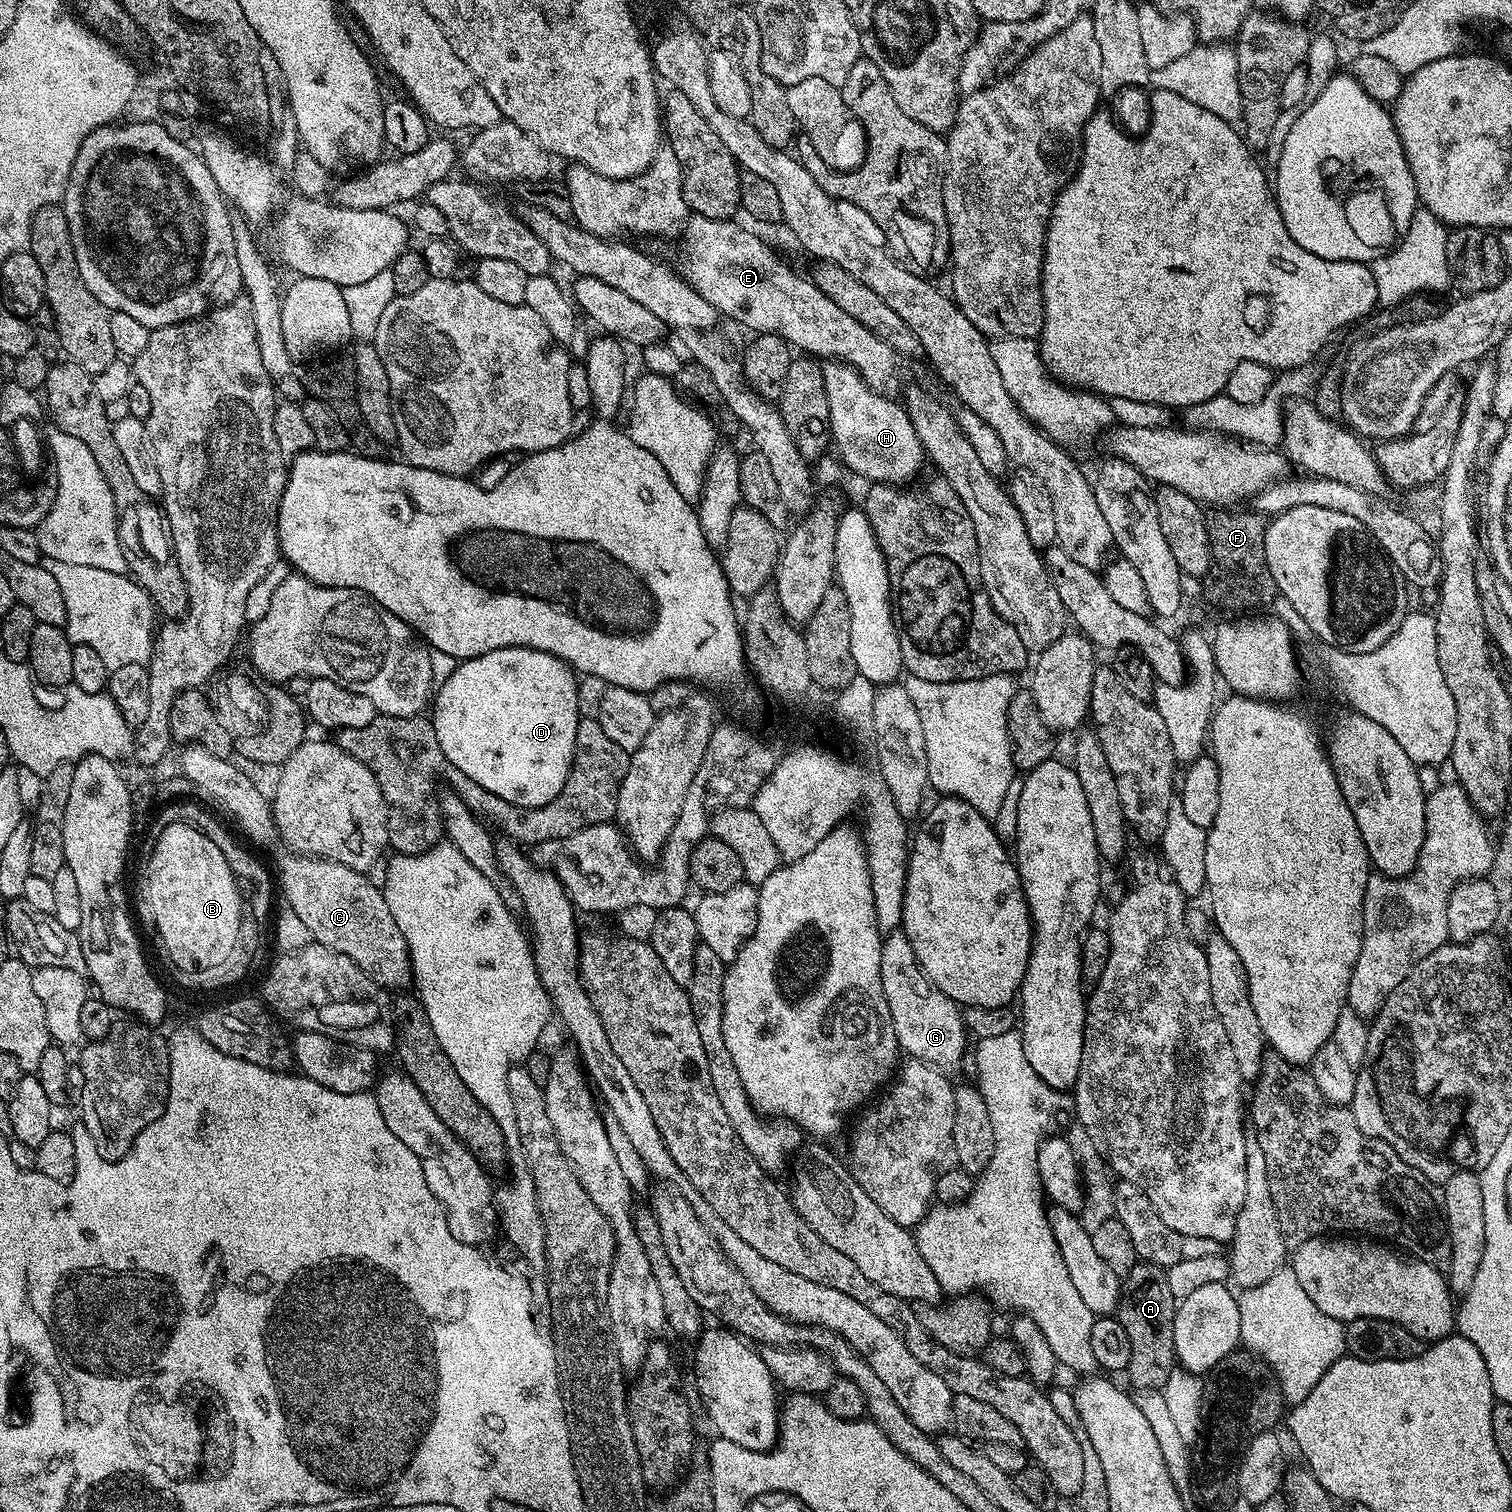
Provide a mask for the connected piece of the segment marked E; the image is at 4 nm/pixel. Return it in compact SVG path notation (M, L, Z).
M697 215L691 217L686 228L688 241L684 244L684 268L682 267L682 275L689 286L698 294L702 294L702 298L706 298L710 306L737 320L741 328L749 333L774 332L801 353L849 364L859 372L860 377L872 387L874 392L885 394L896 394L898 390L900 392L902 360L897 352L861 322L846 314L846 311L832 302L807 275L799 276L786 265L780 264L779 258L772 256L771 250L754 233L747 232L742 225L736 223L735 219L711 220Z

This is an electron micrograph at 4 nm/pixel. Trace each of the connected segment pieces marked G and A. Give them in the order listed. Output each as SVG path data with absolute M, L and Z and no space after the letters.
M902 930L889 932L883 937L880 977L882 994L886 994L886 1006L890 1006L890 1022L894 1022L894 1034L900 1043L901 1053L941 1070L958 1067L964 1060L964 1047L968 1040L970 1044L961 1005L955 1004L924 977L924 971L916 961L914 946L910 946L910 938L906 938Z
M1137 1262L1122 1280L1123 1292L1120 1304L1114 1313L1117 1320L1122 1322L1126 1334L1130 1338L1130 1362L1126 1369L1126 1377L1136 1390L1160 1390L1170 1378L1170 1374L1177 1371L1178 1361L1174 1350L1174 1318L1176 1317L1176 1306L1178 1301L1174 1294L1170 1294L1170 1282L1168 1273L1157 1264Z

